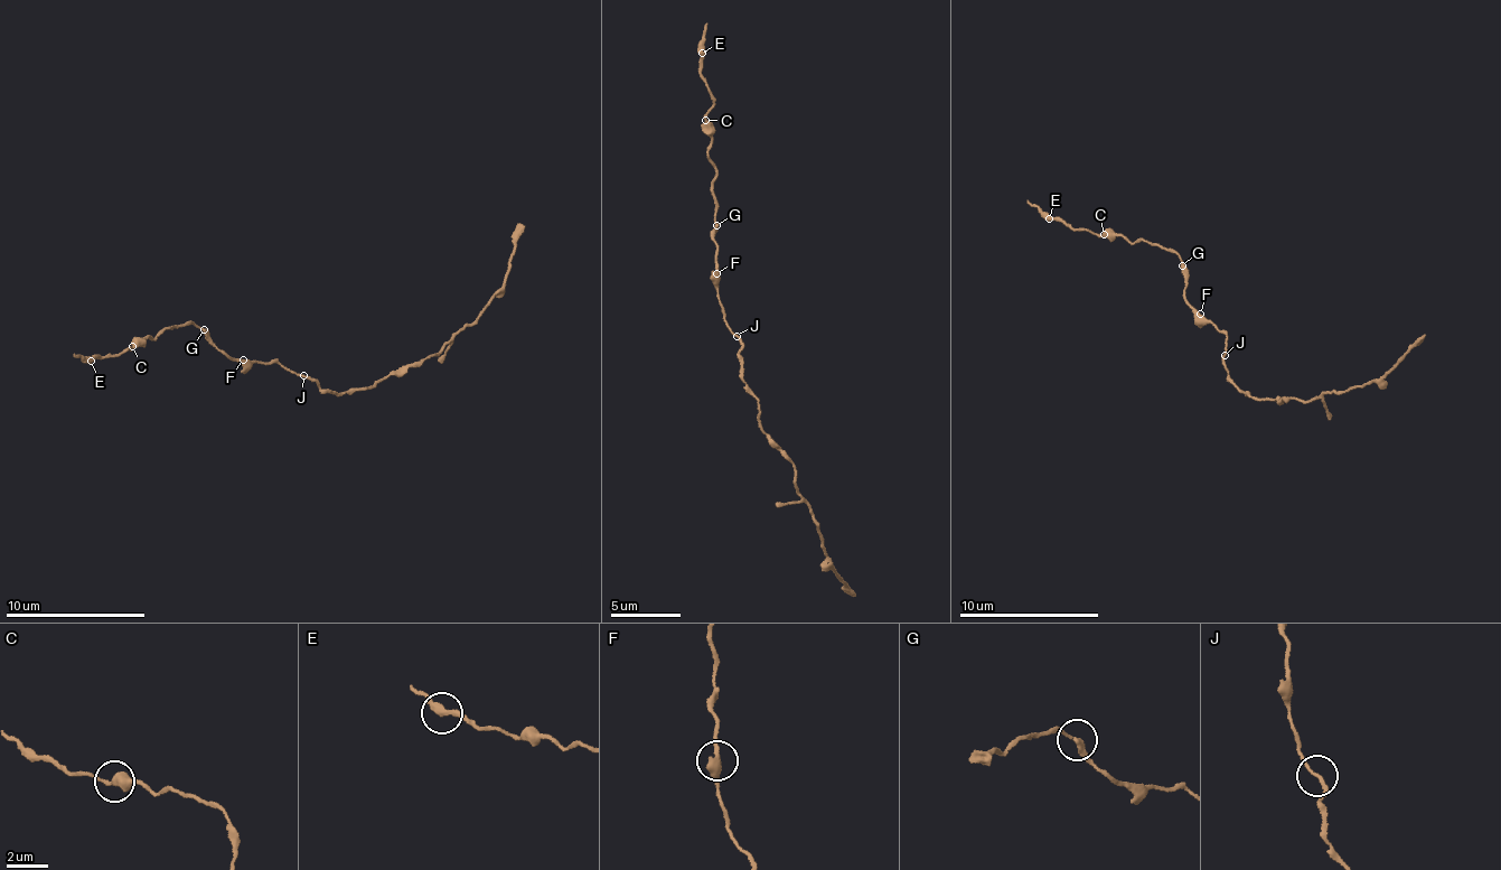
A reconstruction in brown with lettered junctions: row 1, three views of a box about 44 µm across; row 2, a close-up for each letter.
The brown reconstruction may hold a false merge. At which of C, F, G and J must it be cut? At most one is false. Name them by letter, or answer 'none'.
none

